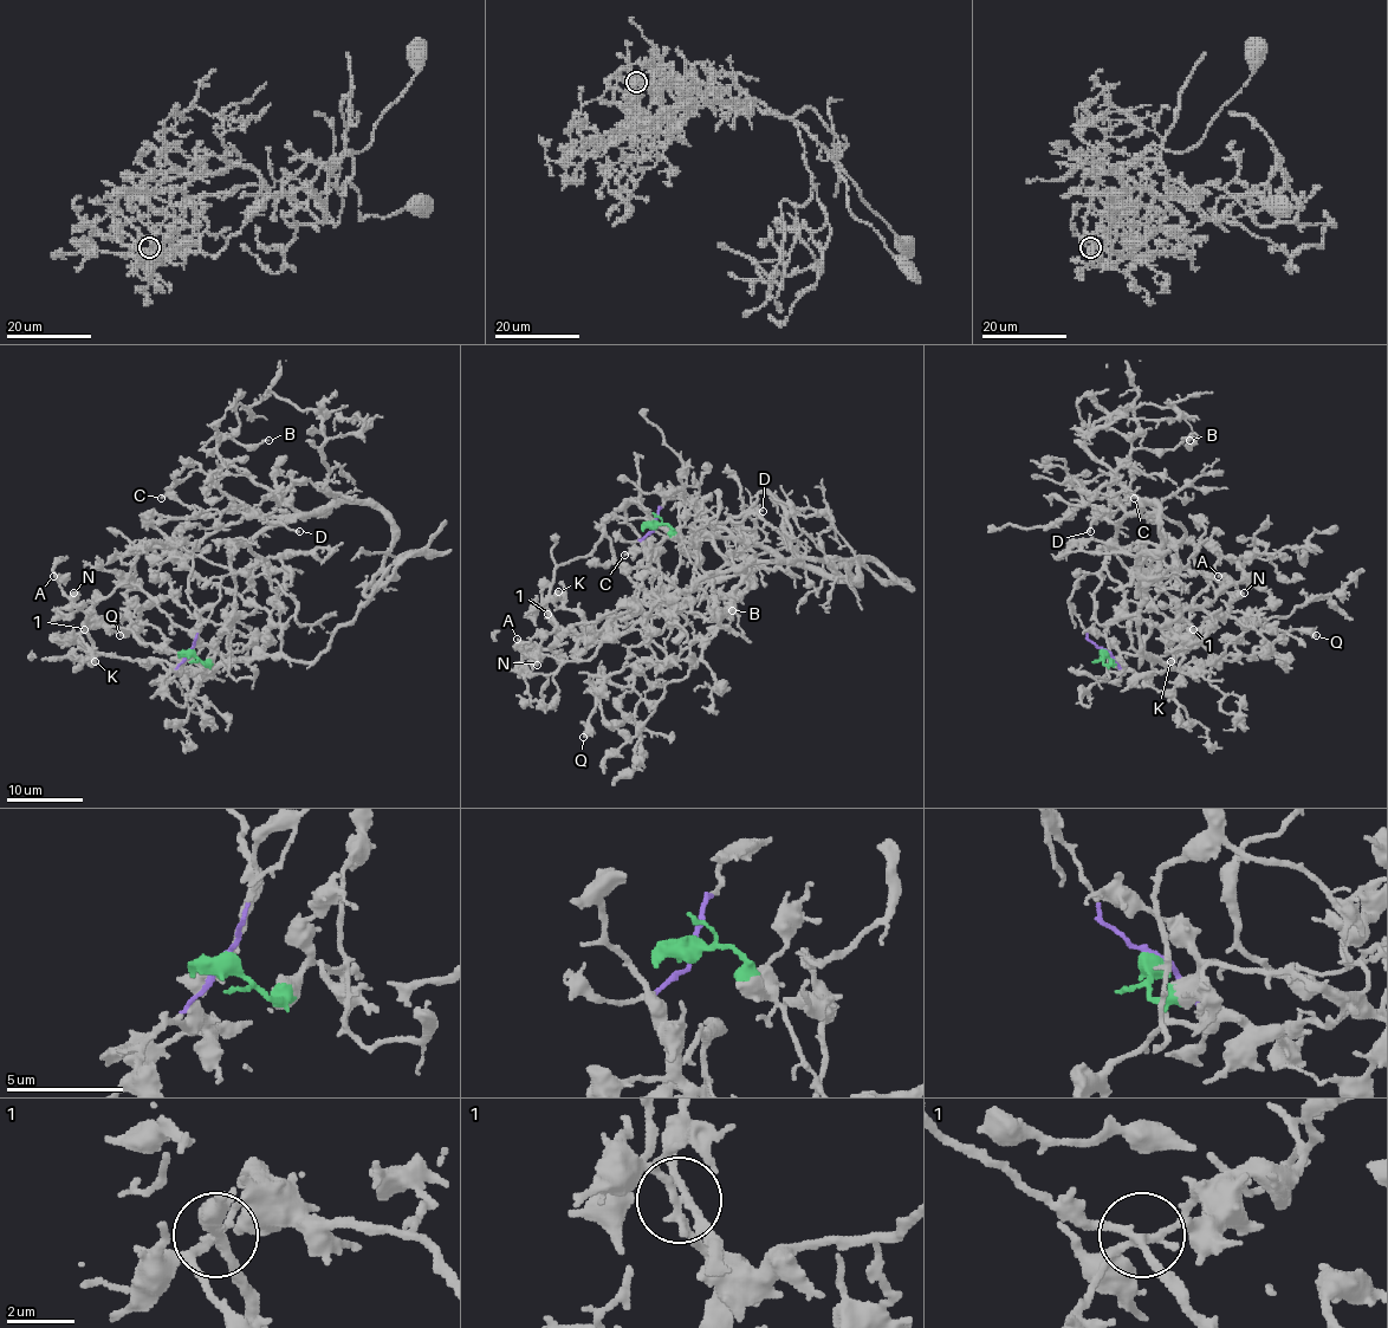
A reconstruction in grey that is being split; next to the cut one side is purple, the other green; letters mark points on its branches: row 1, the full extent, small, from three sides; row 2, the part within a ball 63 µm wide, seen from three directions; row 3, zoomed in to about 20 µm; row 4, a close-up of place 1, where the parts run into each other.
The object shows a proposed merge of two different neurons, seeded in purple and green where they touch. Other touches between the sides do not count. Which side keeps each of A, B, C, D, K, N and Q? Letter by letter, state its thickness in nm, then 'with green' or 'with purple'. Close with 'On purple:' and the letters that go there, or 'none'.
A: 280 nm thick; with green
B: 180 nm thick; with purple
C: 180 nm thick; with purple
D: 170 nm thick; with purple
K: 420 nm thick; with green
N: 180 nm thick; with green
Q: 260 nm thick; with green
On purple: B, C, D

